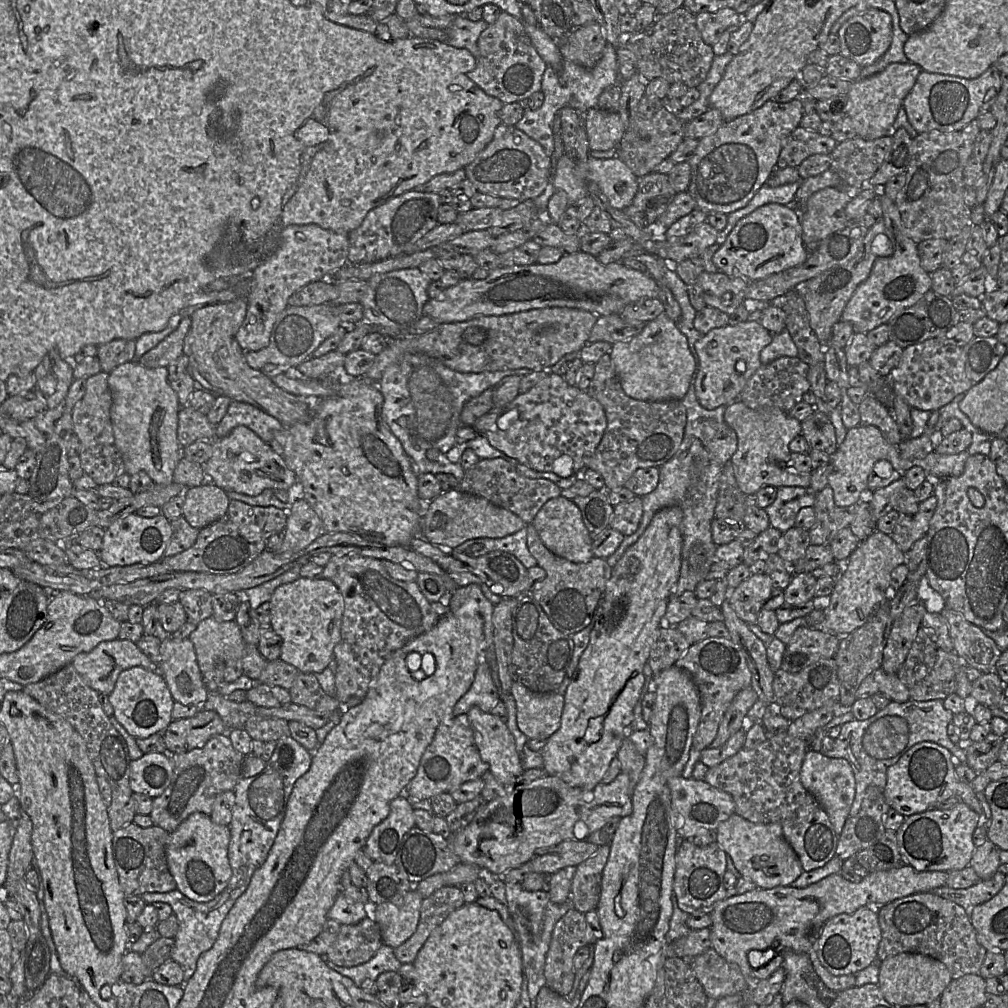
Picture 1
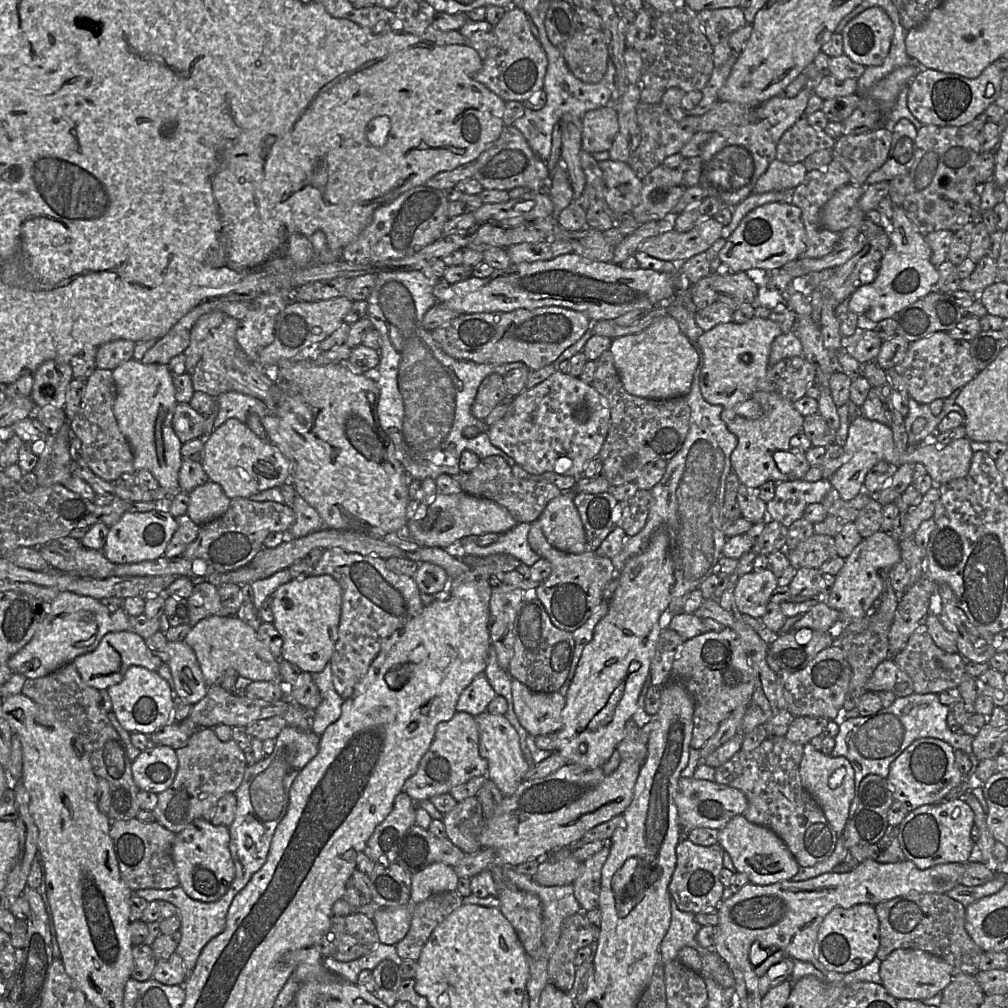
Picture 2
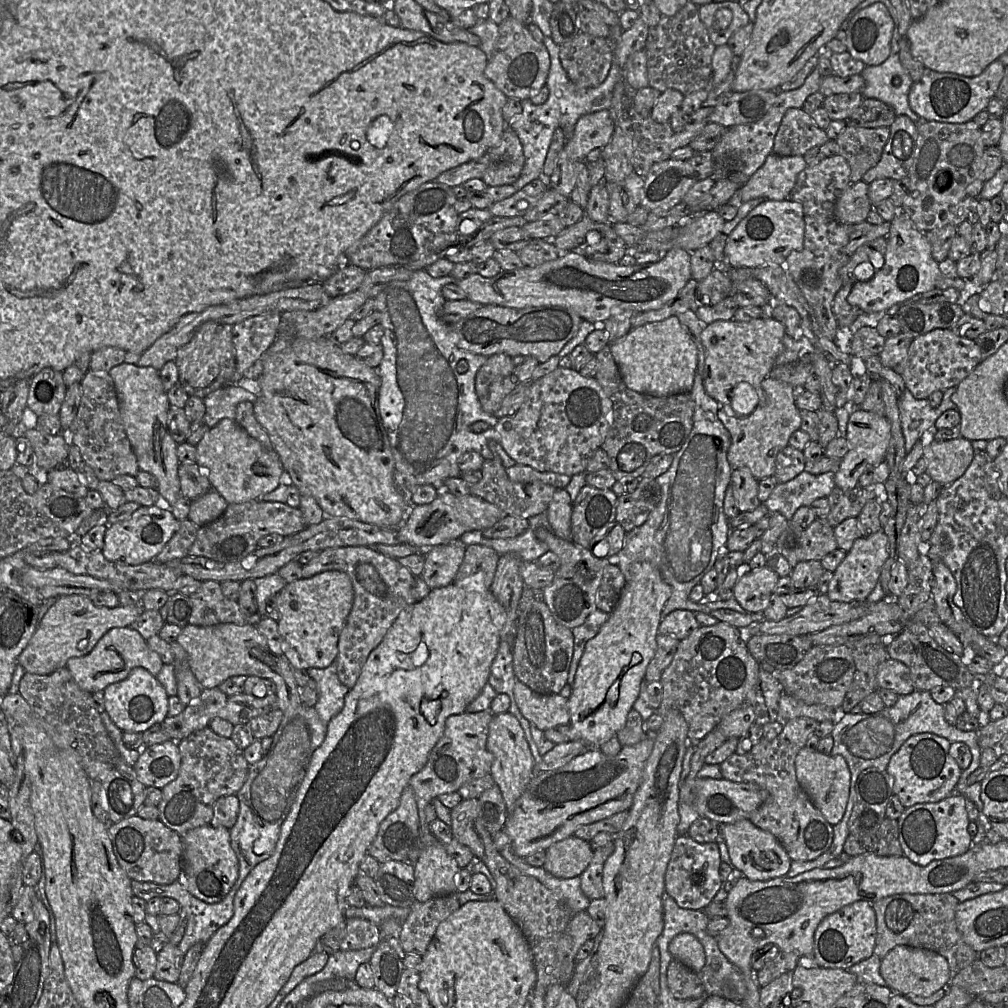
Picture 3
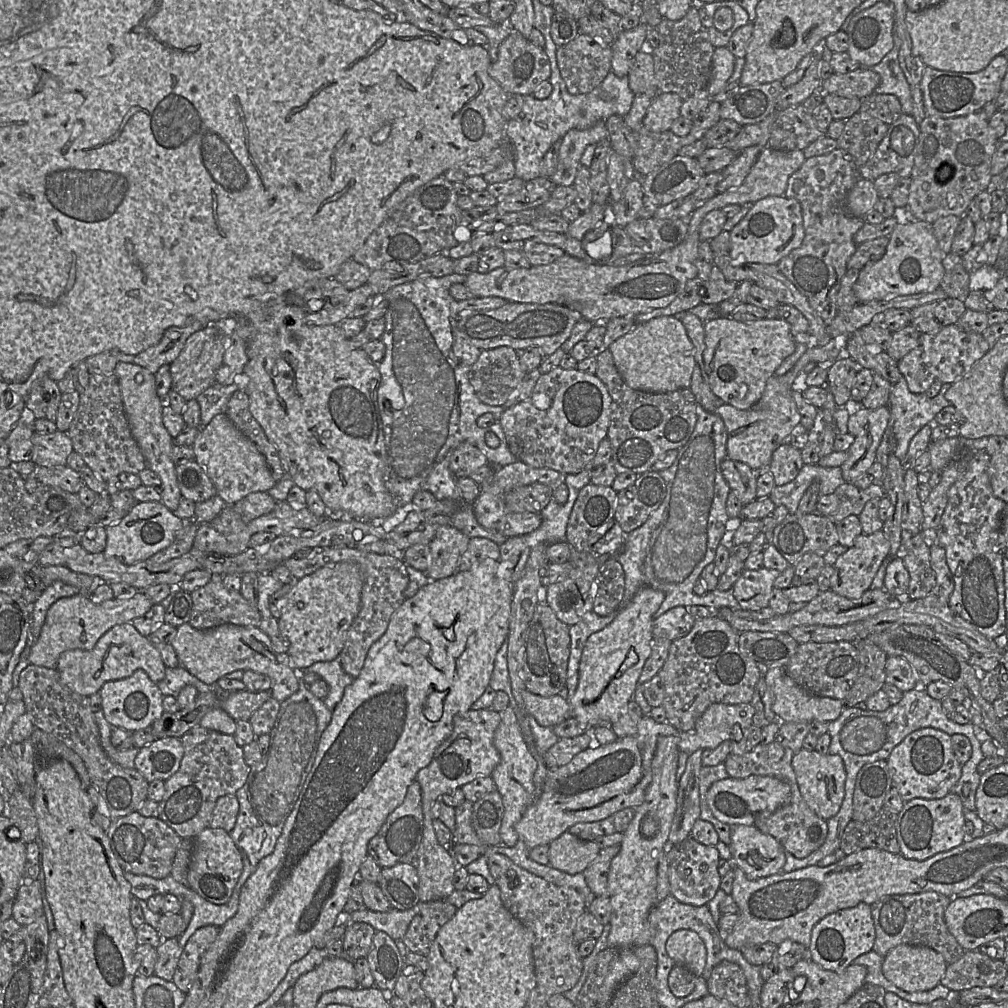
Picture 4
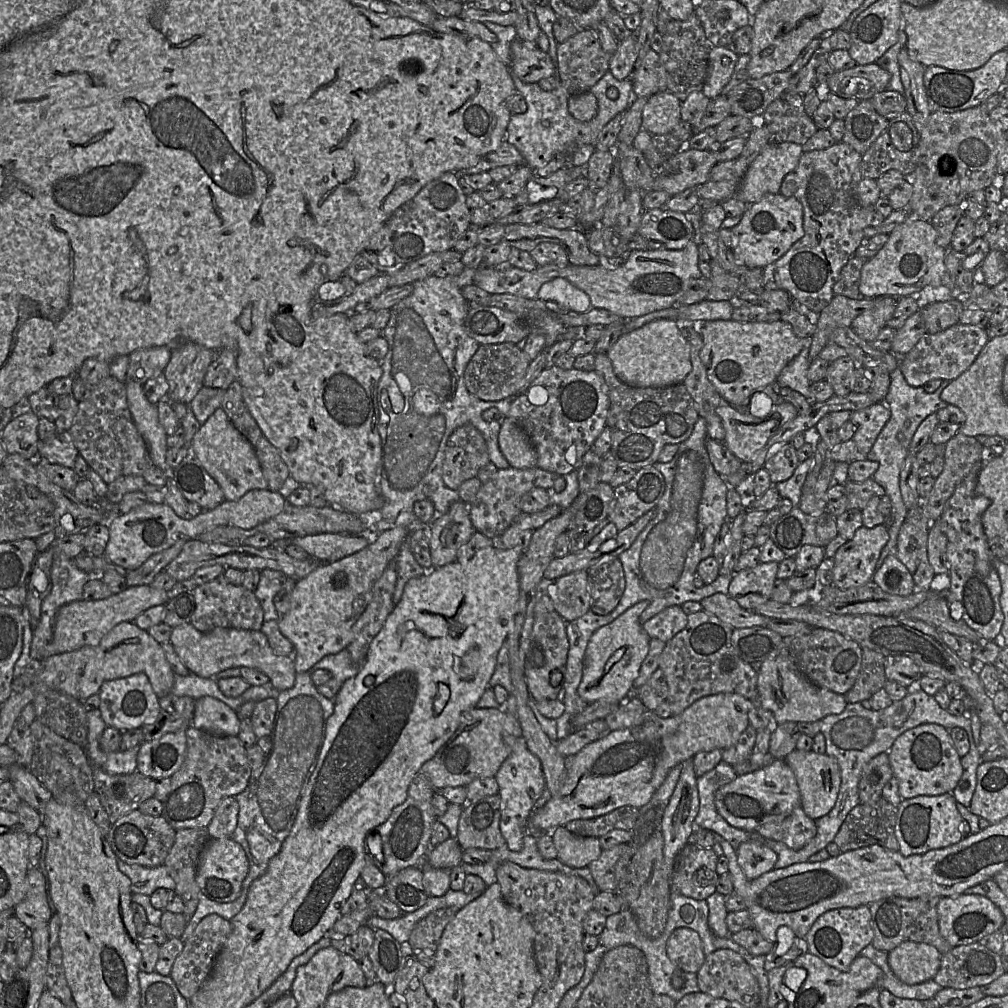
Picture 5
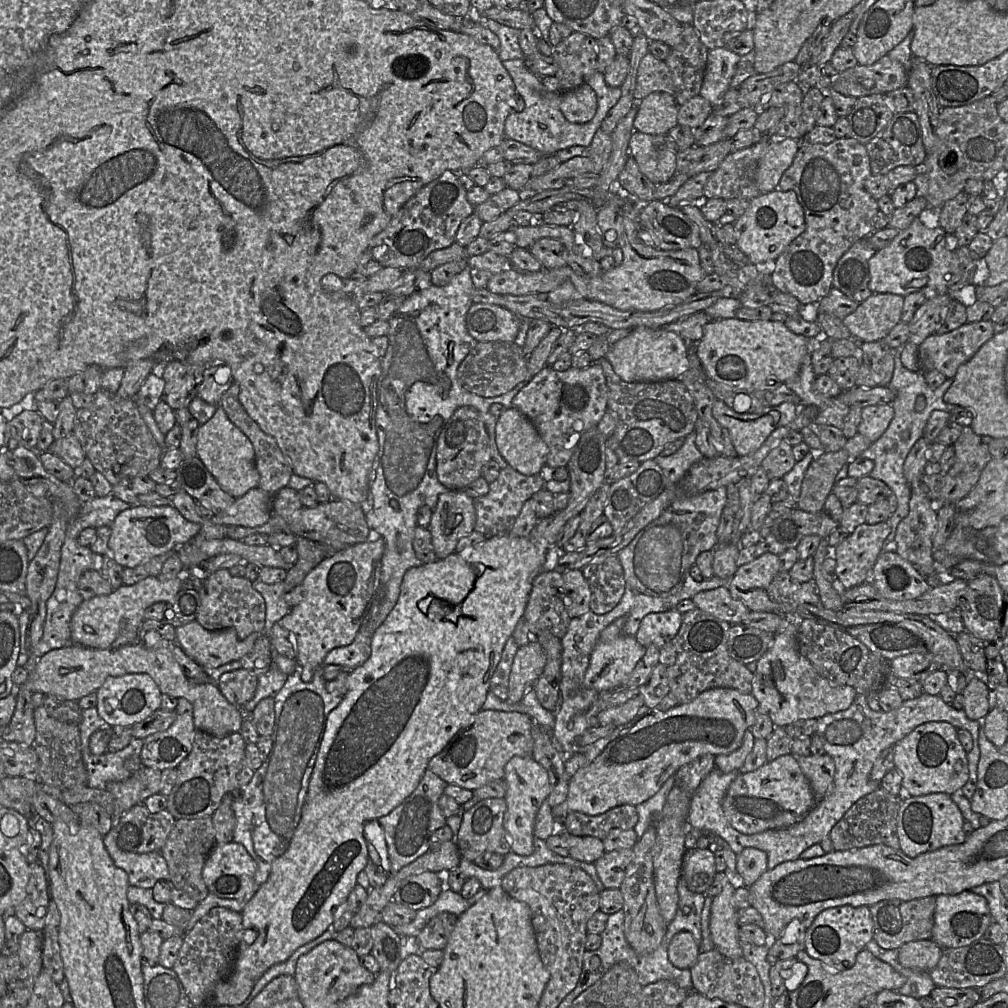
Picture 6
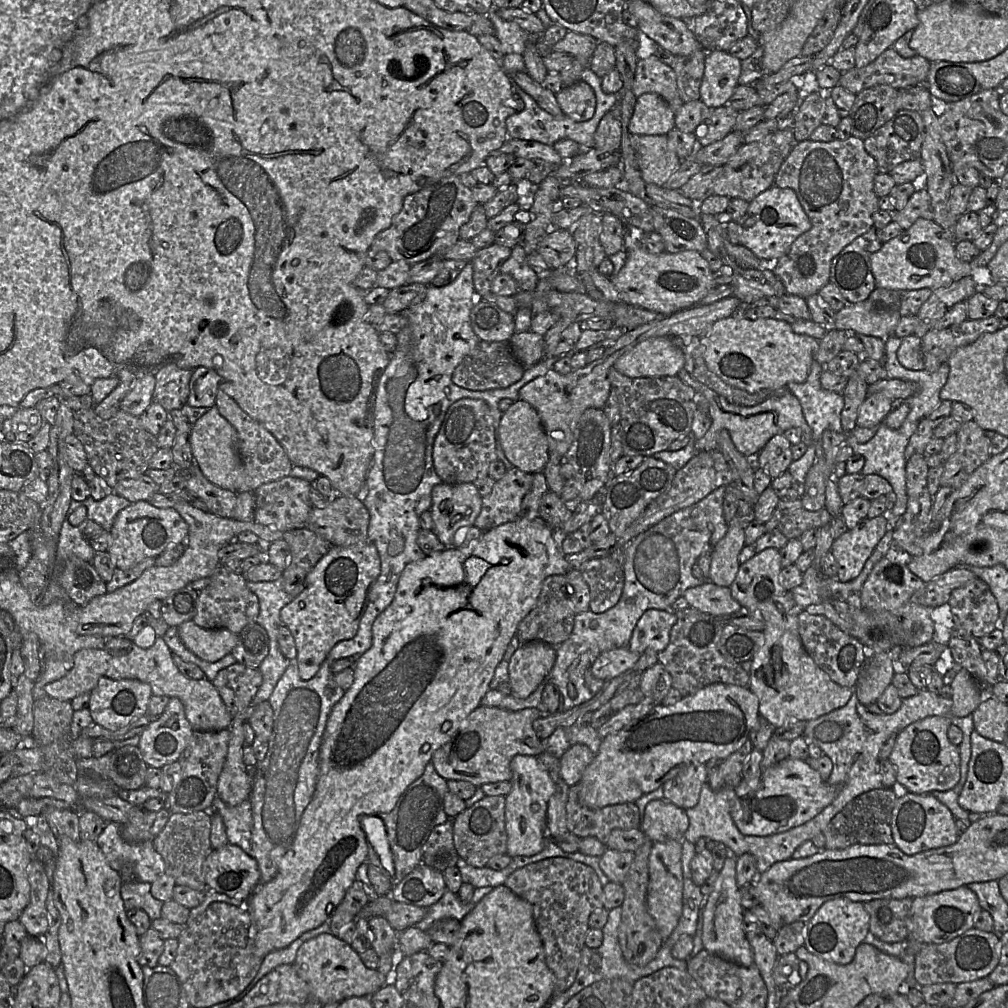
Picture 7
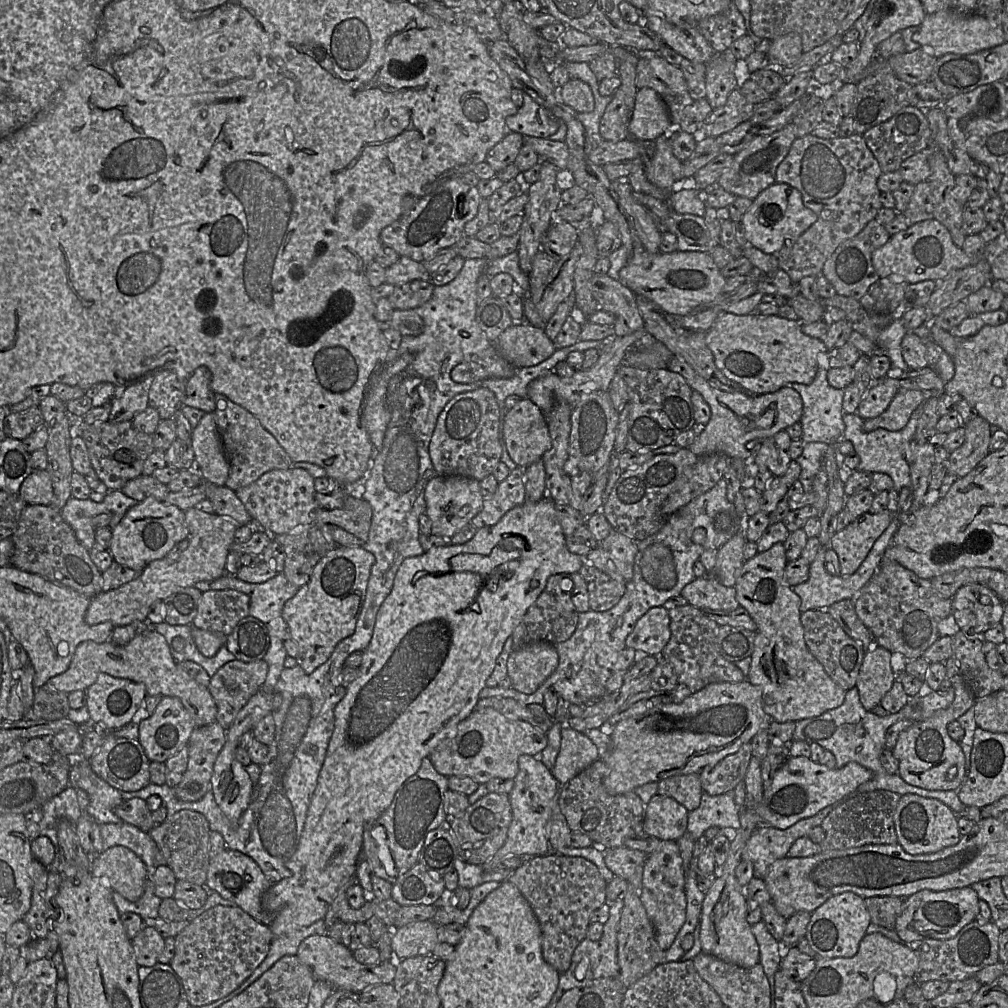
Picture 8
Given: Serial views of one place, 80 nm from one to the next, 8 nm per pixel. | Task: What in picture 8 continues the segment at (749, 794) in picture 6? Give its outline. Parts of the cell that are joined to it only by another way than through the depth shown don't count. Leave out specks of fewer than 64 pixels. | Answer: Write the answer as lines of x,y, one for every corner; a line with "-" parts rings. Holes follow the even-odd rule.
790,756
775,772
769,787
764,789
760,805
748,810
756,810
761,826
787,829
799,820
812,817
825,807
843,800
871,777
872,772
857,762
830,769
804,756

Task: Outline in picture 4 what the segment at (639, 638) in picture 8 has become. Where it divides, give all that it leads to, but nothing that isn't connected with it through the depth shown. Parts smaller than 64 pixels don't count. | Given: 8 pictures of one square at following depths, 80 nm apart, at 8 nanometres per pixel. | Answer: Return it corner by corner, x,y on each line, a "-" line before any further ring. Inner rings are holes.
676,606
653,620
653,636
670,641
680,639
689,634
695,620
684,606

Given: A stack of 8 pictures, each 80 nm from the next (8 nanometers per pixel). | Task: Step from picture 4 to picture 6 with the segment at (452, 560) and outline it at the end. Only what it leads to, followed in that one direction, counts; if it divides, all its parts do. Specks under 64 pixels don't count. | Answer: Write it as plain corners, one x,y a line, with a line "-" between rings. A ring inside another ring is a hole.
447,490
438,497
428,526
437,559
452,554
458,541
474,531
474,499
464,490

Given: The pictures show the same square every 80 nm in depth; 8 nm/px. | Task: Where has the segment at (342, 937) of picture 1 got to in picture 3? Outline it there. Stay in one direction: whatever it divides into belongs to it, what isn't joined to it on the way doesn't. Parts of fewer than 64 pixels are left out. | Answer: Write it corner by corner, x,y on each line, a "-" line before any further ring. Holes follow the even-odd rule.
362,918
346,919
346,932
340,944
340,951
356,951
375,947
381,941
380,928

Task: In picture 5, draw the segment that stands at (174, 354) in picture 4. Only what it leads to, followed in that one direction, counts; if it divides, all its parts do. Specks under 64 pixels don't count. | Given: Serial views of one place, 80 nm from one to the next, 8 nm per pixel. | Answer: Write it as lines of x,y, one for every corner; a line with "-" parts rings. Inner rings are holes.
165,346
139,349
129,355
126,379
134,379
140,384
159,375
168,365
172,351

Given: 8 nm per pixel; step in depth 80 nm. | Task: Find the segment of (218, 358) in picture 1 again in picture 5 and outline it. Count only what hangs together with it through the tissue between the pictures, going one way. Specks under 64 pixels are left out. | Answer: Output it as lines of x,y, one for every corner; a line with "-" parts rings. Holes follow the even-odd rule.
189,342
173,350
163,370
169,389
165,400
189,405
204,386
204,377
218,351

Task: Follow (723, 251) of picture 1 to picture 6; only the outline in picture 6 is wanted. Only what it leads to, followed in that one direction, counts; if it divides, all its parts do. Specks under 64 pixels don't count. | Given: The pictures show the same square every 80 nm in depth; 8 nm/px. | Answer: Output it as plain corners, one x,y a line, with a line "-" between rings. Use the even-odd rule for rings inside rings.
775,189
750,200
745,213
734,223
737,247
754,265
774,261
806,229
805,213
792,190

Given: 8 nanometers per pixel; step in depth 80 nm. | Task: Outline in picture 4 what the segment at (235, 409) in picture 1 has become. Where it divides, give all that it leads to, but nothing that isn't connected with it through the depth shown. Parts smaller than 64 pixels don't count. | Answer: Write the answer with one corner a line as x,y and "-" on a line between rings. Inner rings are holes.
241,381
230,385
215,383
203,391
196,398
201,410
200,427
206,426
217,414
226,413
229,399
240,388
244,388

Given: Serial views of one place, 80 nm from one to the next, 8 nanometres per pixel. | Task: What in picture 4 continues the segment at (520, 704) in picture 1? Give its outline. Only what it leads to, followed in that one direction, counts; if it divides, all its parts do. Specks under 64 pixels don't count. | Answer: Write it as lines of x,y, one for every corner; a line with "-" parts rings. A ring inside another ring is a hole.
523,690
525,711
543,727
554,727
571,717
571,706
566,698
560,695
543,697

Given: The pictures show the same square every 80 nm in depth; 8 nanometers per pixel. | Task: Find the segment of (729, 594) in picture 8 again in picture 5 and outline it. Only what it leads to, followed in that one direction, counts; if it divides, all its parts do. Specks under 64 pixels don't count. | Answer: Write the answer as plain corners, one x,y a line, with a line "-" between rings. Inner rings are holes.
715,593
699,602
703,610
715,615
722,622
736,628
767,628
769,617
757,615
742,608
732,597
723,593

